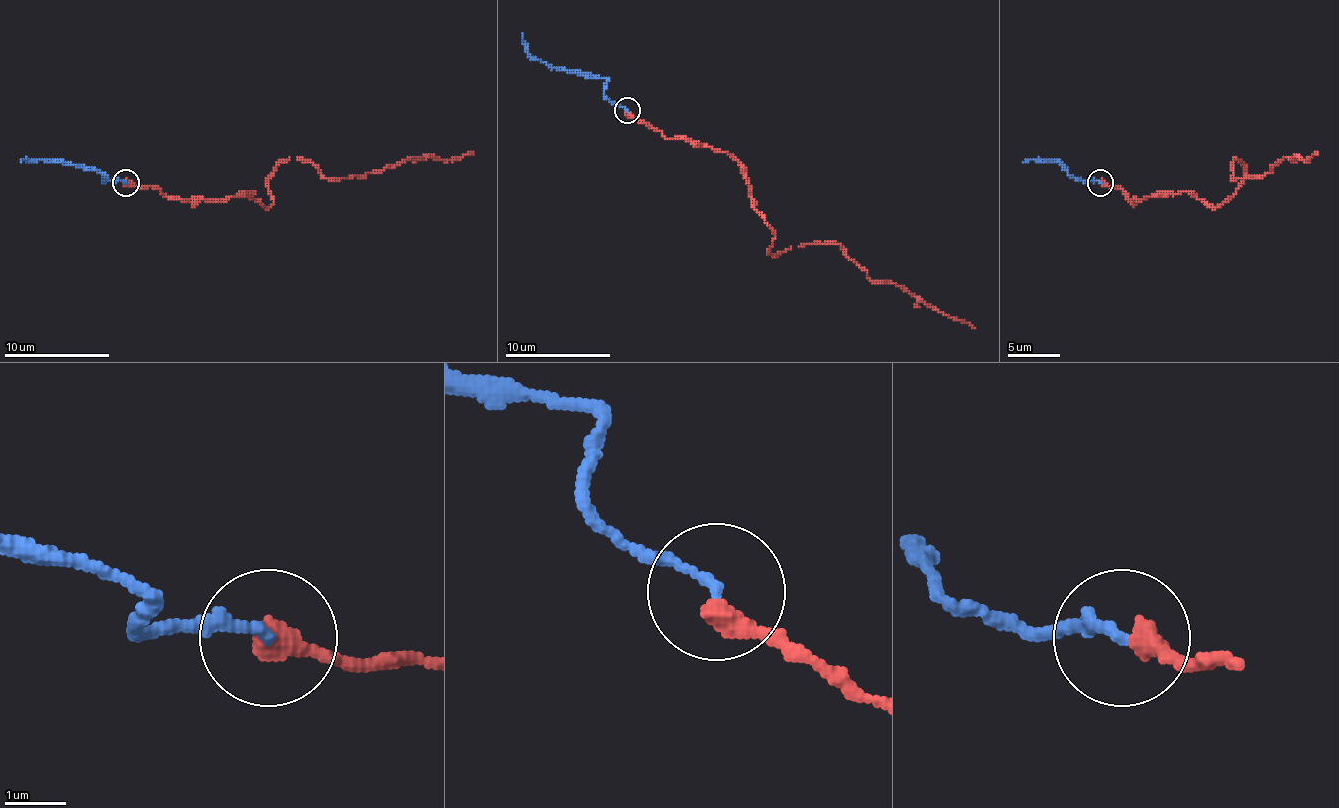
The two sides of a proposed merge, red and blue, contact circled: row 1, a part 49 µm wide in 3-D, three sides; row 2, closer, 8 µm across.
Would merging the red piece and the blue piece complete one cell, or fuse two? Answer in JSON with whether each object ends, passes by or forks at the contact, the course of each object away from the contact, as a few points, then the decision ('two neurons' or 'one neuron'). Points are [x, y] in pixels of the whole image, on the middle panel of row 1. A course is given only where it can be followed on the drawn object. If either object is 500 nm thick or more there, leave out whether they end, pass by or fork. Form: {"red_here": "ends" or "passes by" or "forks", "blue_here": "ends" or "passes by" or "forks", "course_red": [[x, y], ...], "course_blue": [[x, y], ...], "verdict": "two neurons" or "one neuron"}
{"red_here": "ends", "blue_here": "ends", "course_red": [[628, 112], [667, 138], [730, 154], [775, 236], [770, 254], [838, 244], [872, 280], [896, 283], [975, 328]], "course_blue": [[628, 110], [604, 94], [604, 78], [549, 67], [536, 60], [522, 33]], "verdict": "one neuron"}

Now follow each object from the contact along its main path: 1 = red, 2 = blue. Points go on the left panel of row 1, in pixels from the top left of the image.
1: (126, 183), (189, 199), (250, 191), (268, 207), (268, 181), (289, 157), (336, 178), (473, 152)
2: (126, 183), (102, 181), (102, 175), (74, 165), (34, 159), (21, 162)

